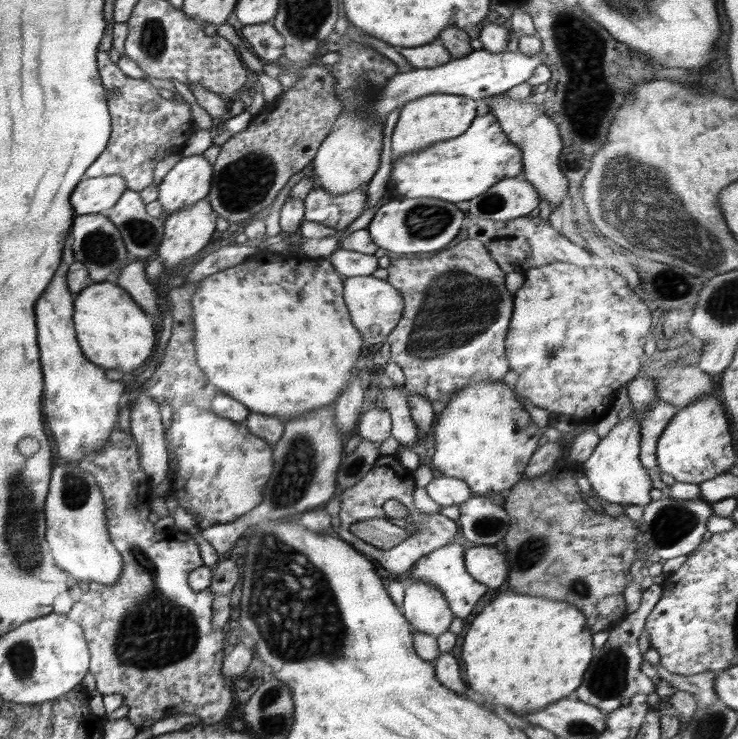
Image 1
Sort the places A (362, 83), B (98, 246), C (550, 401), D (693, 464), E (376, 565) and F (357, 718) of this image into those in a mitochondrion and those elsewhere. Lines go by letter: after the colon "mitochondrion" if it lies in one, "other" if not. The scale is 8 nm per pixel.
A: mitochondrion
B: mitochondrion
C: other
D: other
E: other
F: other

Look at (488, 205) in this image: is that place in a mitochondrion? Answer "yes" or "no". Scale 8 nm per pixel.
yes

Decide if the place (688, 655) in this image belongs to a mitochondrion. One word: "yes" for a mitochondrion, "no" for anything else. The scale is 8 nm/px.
no

